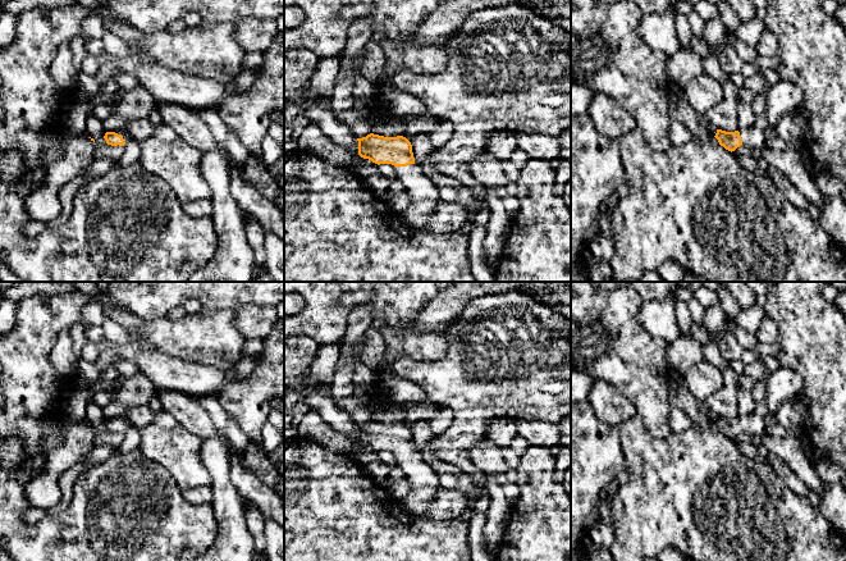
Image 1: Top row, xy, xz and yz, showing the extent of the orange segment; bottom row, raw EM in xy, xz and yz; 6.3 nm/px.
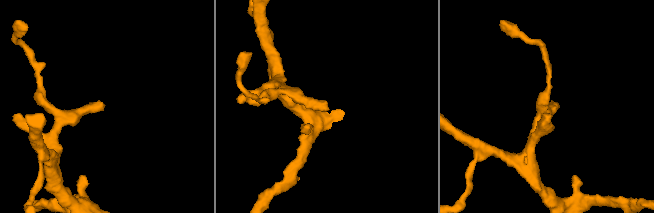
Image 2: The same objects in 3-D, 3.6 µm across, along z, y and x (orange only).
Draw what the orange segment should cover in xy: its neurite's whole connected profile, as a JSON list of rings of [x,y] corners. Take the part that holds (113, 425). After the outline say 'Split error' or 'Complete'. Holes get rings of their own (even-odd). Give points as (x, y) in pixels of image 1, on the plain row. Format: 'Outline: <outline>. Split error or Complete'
Outline: [[[123,415],[116,419],[106,419],[104,425],[108,432],[124,433],[124,430],[128,429],[132,425],[132,423],[128,420],[127,415]]]. Split error

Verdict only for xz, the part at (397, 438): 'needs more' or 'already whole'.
needs more

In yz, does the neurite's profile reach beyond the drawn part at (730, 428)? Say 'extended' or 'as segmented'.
extended

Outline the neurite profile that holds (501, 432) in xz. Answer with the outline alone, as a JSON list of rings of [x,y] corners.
[[[494,419],[489,423],[486,438],[499,448],[509,447],[517,435],[515,419]]]

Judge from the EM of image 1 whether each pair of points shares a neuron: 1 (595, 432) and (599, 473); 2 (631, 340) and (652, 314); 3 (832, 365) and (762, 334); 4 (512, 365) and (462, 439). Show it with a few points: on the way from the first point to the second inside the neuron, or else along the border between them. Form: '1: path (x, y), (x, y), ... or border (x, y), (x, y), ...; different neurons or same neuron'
1: path (595, 442), (595, 463); same neuron
2: border (643, 301), (639, 323), (653, 336), (667, 342); different neurons
3: border (767, 315), (776, 324), (777, 342); different neurons
4: path (494, 383), (475, 402), (470, 422); same neuron

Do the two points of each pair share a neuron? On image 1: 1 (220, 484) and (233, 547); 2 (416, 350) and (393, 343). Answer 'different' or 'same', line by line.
1: same
2: same

